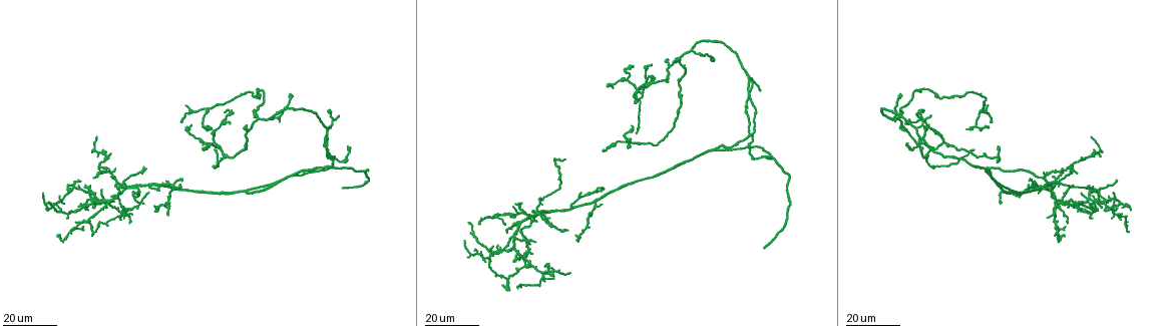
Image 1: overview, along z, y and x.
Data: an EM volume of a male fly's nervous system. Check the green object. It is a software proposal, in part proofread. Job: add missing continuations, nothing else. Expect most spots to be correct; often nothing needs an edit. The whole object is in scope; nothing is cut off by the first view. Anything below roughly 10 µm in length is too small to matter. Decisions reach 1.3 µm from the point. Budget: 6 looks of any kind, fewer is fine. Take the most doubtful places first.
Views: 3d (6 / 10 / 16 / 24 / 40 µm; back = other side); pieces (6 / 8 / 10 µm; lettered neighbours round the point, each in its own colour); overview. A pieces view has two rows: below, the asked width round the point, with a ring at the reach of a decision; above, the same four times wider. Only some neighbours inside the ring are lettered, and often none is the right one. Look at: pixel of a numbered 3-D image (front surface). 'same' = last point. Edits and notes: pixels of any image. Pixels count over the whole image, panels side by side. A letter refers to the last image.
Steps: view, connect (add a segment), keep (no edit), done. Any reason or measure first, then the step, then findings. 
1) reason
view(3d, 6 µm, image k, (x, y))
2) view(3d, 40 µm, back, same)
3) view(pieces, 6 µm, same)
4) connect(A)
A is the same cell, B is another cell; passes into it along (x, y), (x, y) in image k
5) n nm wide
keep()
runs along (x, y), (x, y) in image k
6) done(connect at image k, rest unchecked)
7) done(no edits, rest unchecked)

view(3d, 24 µm, image 1, (765, 248))

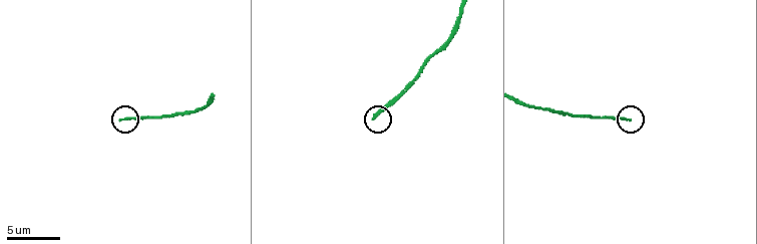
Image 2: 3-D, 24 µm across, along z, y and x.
view(pieces, 10 µm, image 2, (375, 118))

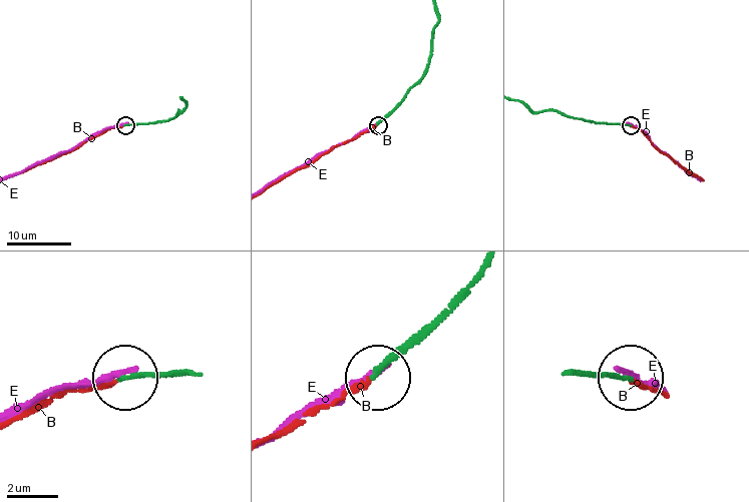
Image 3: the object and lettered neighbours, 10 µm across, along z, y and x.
150 nm wide
connect(B)
B is the same cell, E is another cell; the neuron continues

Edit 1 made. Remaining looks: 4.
branch stops here
view(3d, 16 µm, image 1, (506, 231))

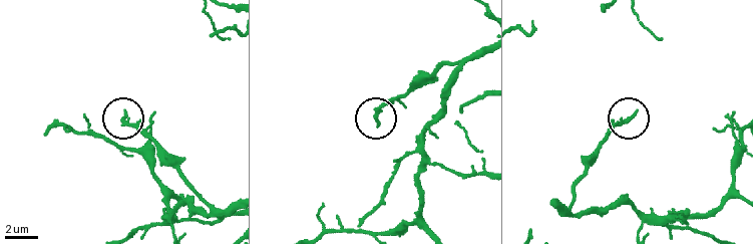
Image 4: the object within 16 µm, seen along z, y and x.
view(pieces, 6 µm, image 4, (376, 123))

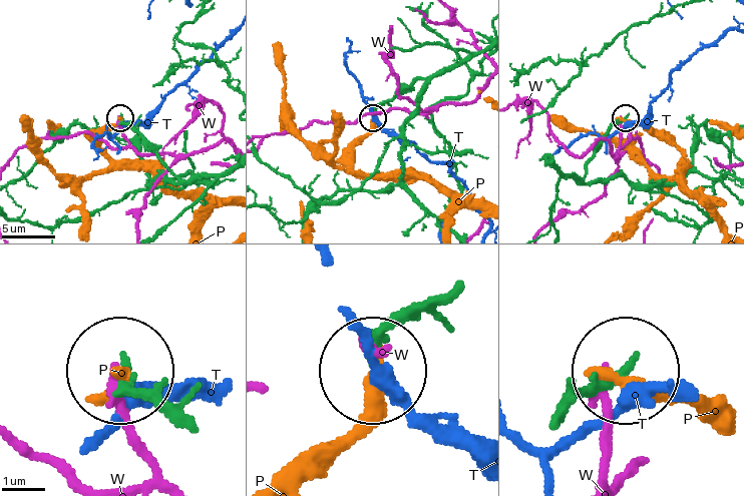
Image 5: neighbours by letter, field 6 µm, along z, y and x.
keep()
P, T and W are other cells; runs along (481, 50), (403, 87), (379, 105), (374, 118) in image 5; none of them fits

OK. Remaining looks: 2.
end of a long branch
view(3d, 16 µm, image 1, (604, 148))

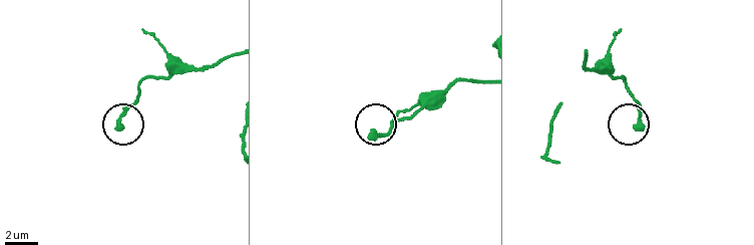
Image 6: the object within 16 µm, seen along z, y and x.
view(pieces, 8 µm, image 6, (371, 133))

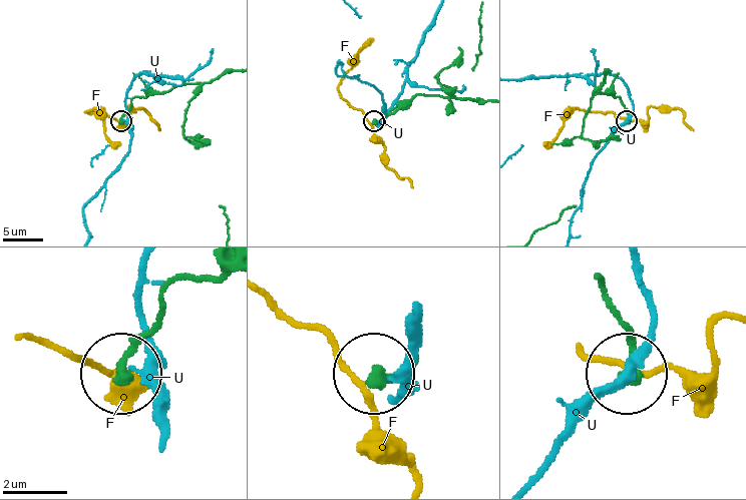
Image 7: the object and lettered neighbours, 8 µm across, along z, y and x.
keep()
F and U are other cells; runs along (228, 269), (170, 285), (159, 317), (122, 371) in image 7; none of them fits

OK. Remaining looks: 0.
done(connect at image 3, rest unchecked)

